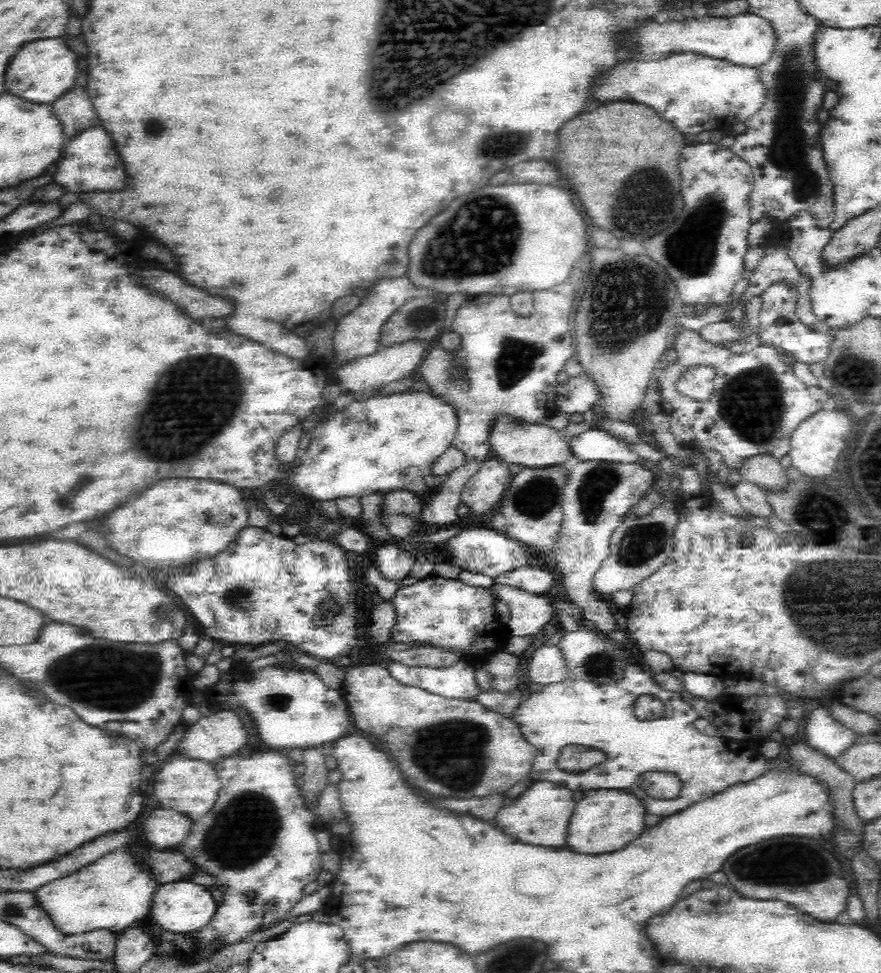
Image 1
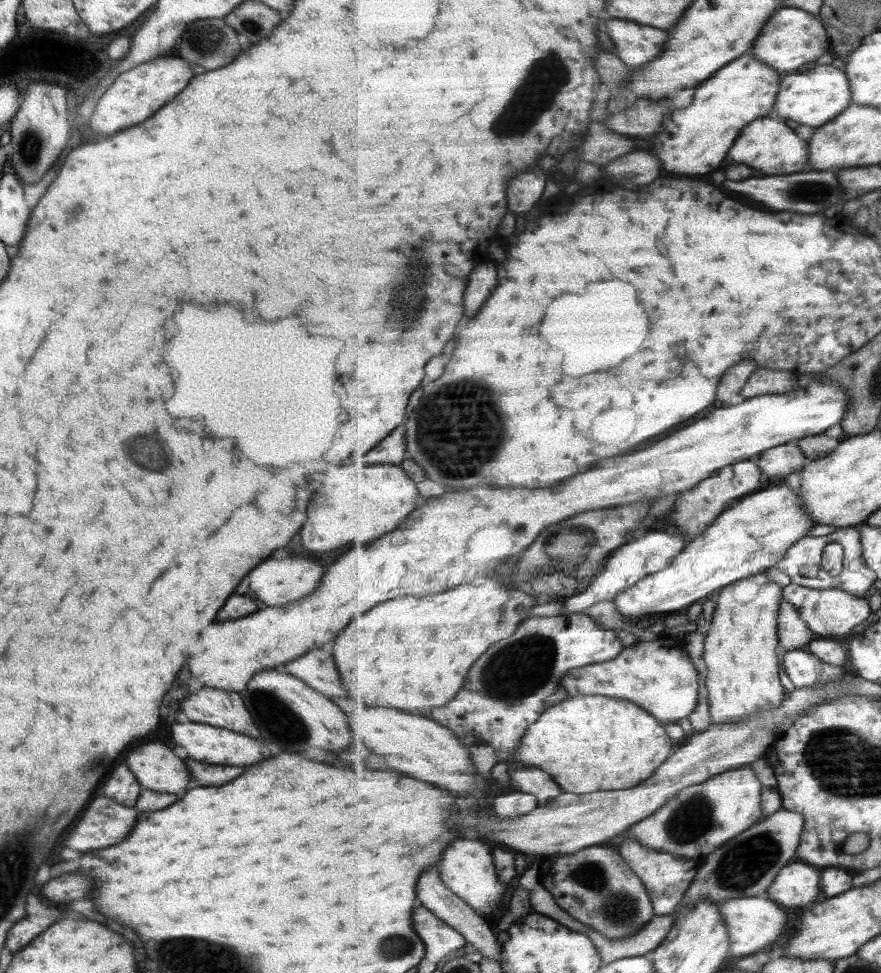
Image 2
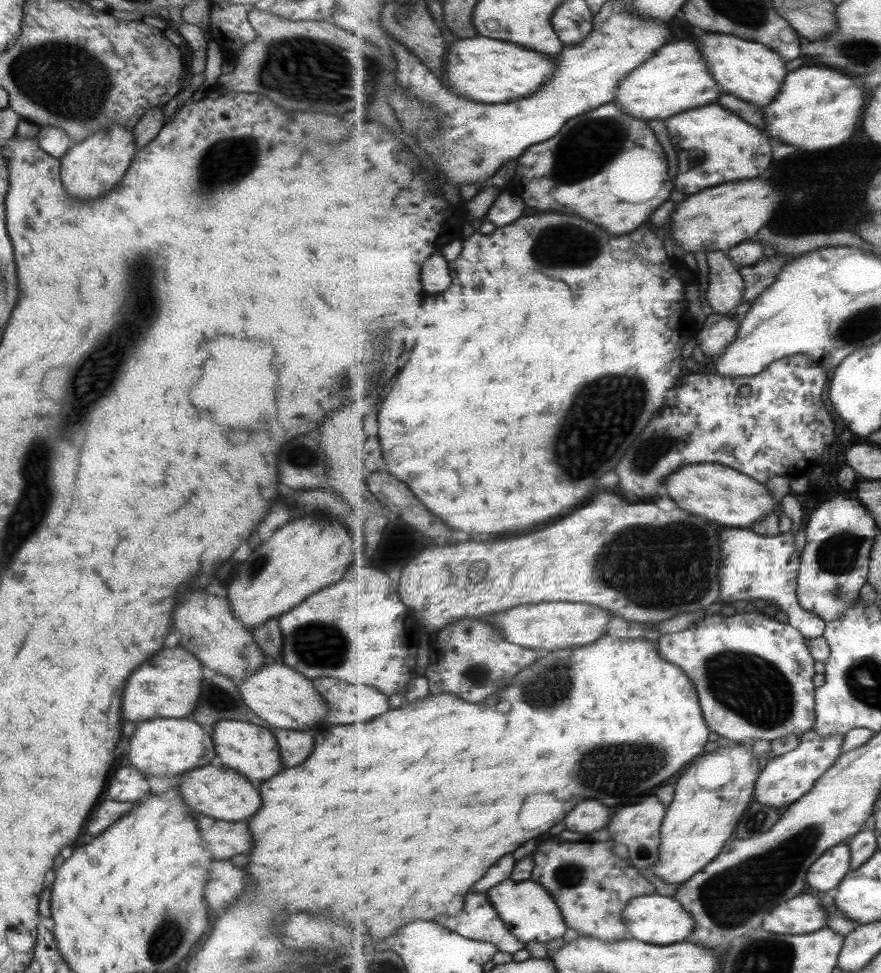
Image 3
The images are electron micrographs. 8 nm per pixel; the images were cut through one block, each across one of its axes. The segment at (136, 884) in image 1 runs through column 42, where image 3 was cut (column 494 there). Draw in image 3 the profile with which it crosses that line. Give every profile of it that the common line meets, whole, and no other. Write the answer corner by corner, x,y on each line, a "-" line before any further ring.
510,878
493,886
486,892
486,895
508,925
509,932
525,943
535,941
546,943
557,938
564,938
569,929
560,905
556,903
552,893
536,881
530,879
516,882

